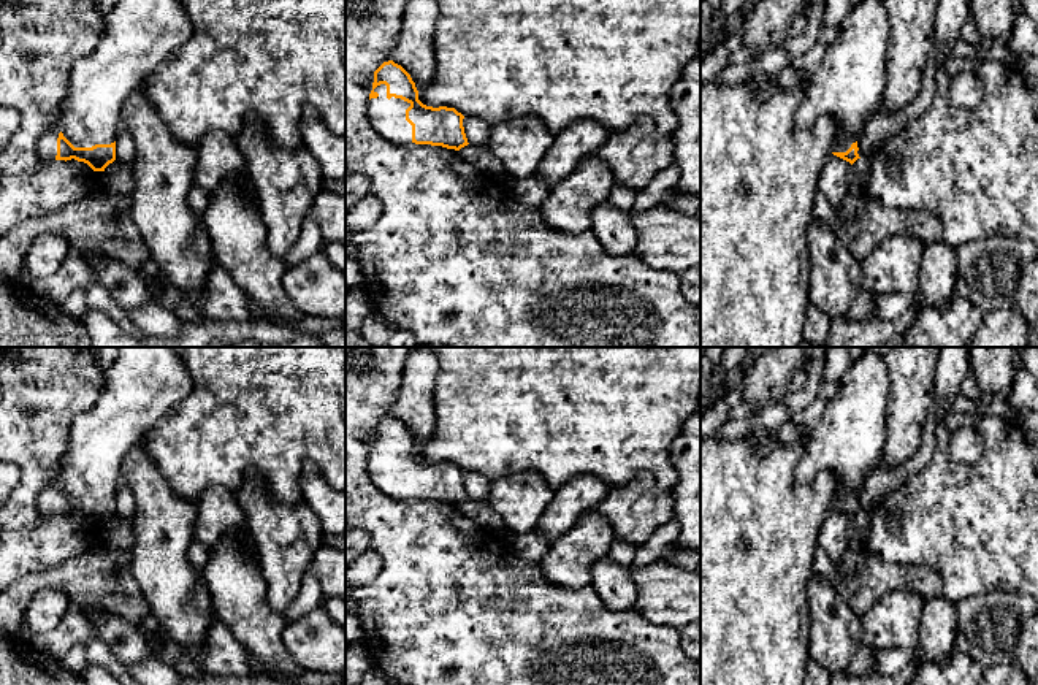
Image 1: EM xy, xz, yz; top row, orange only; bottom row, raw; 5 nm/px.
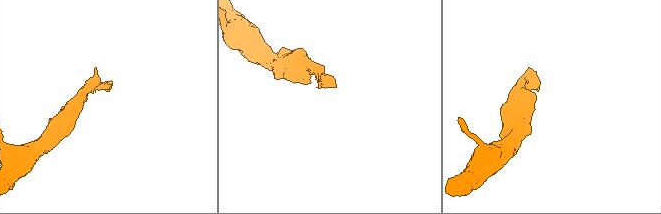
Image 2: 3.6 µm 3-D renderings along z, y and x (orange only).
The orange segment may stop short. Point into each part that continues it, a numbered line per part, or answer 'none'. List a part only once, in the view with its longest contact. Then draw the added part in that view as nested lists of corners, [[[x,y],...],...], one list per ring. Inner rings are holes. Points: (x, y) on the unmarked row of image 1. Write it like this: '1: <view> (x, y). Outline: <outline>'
1: xz (387, 471). Outline: [[[385,439],[377,441],[374,447],[379,452],[371,453],[368,461],[368,471],[374,485],[393,499],[410,499],[412,480],[406,476],[406,465],[410,458],[395,452],[388,455]]]

